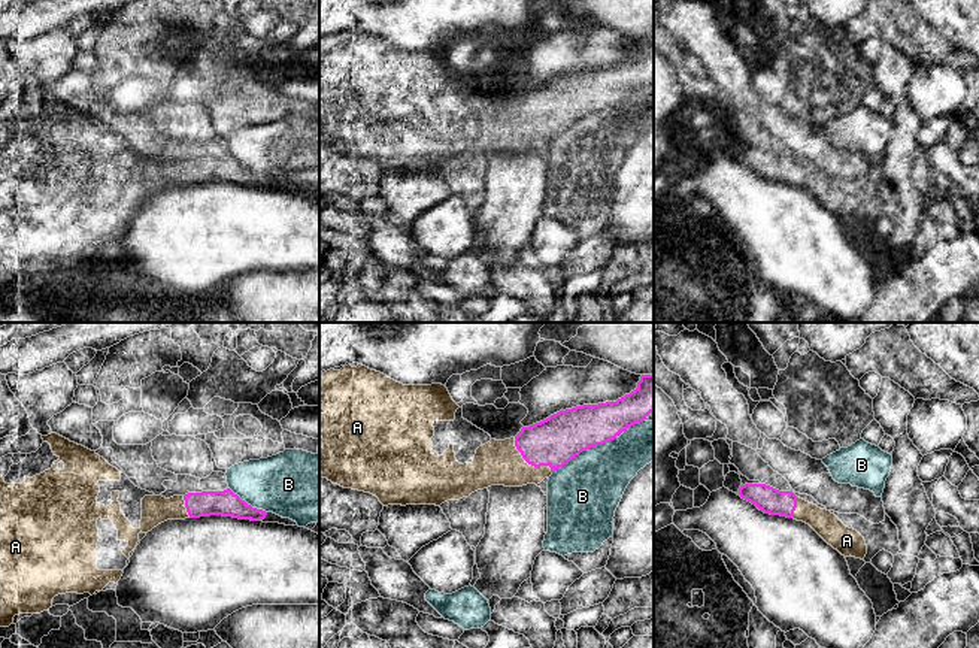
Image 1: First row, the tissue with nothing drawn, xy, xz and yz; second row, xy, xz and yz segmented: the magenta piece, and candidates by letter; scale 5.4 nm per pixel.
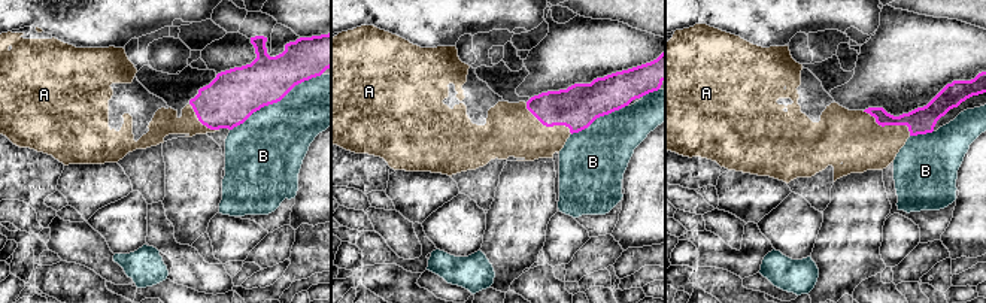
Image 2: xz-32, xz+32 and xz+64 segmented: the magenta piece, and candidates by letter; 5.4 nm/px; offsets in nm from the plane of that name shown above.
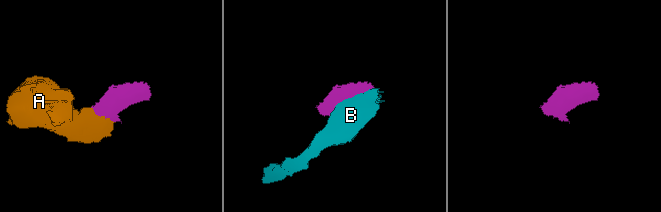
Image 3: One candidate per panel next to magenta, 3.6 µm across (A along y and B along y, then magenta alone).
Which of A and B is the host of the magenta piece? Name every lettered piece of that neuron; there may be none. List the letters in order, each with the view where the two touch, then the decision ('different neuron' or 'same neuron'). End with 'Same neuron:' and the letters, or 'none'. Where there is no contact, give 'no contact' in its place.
A: xz | same neuron
B: xz | different neuron
Same neuron: A

